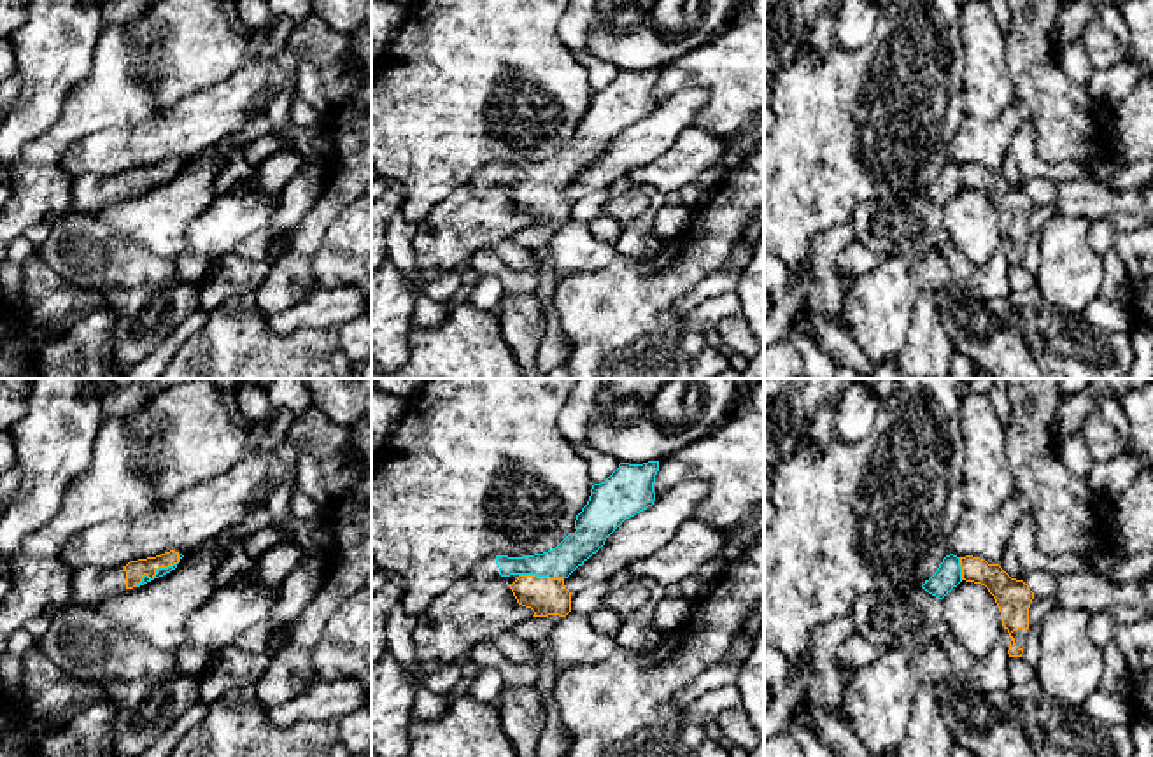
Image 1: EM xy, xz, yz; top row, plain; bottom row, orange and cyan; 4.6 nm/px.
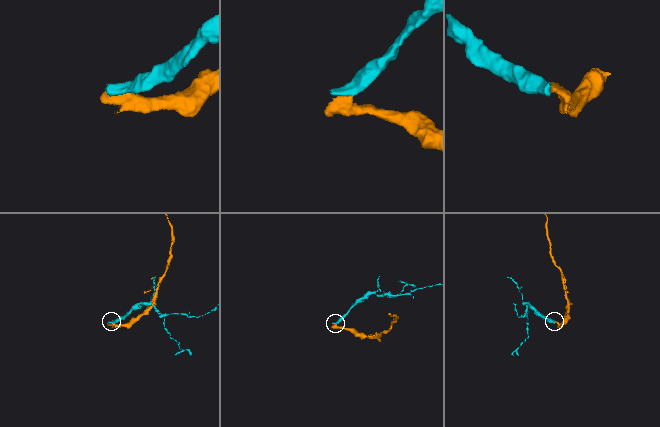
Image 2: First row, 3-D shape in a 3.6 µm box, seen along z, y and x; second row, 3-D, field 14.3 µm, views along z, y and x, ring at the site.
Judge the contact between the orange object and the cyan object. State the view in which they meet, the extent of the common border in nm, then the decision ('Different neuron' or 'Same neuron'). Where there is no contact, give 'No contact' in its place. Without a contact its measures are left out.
Touches orange in xz. Shared border 200 nm. Same neuron

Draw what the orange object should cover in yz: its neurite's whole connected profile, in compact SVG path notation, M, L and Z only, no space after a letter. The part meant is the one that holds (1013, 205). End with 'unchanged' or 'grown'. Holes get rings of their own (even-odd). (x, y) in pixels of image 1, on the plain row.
M946 163L937 179L922 193L943 207L962 187L981 191L994 203L1004 237L1009 240L1009 265L1022 265L1029 237L1029 216L1034 200L1023 187L1011 186L999 172L966 163Z; grown

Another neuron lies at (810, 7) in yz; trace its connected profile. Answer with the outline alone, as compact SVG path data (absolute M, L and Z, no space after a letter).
M801 0L806 26L811 26L824 9L839 11L845 0Z

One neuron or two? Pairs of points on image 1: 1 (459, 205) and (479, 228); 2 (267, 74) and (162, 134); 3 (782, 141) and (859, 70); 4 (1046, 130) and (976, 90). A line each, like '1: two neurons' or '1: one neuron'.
1: one neuron
2: one neuron
3: one neuron
4: two neurons

